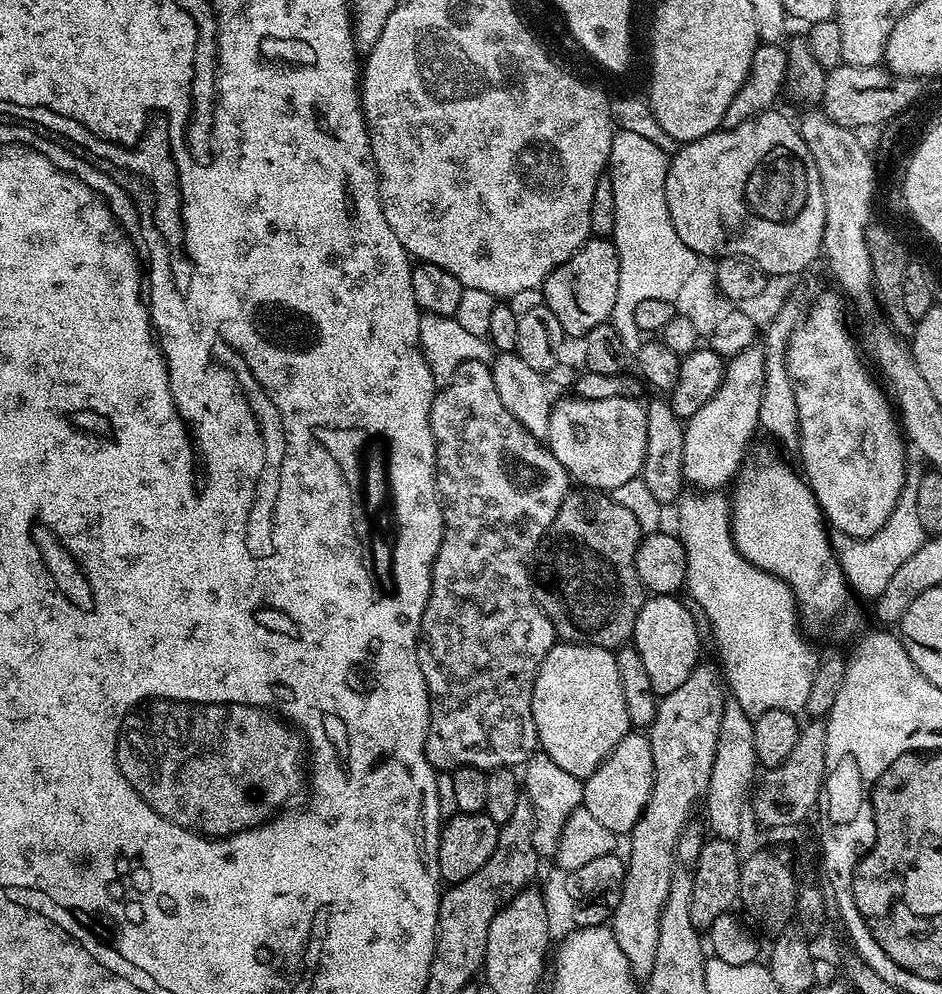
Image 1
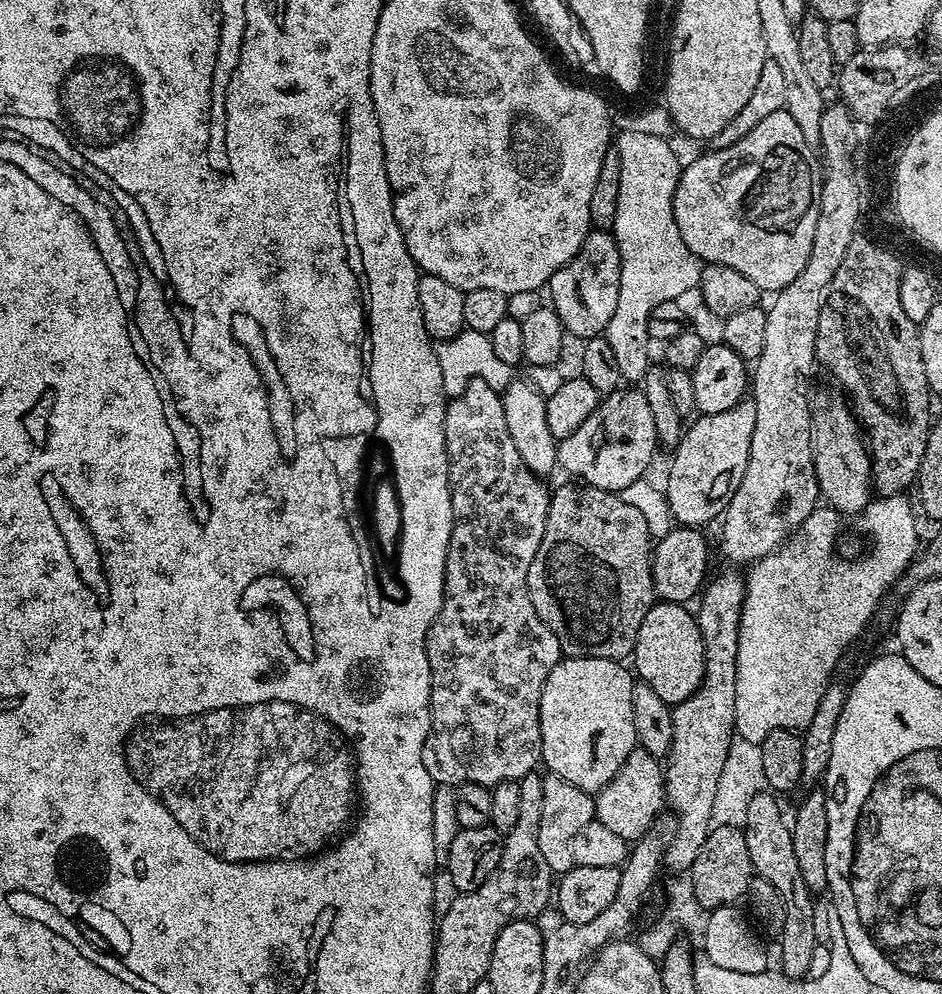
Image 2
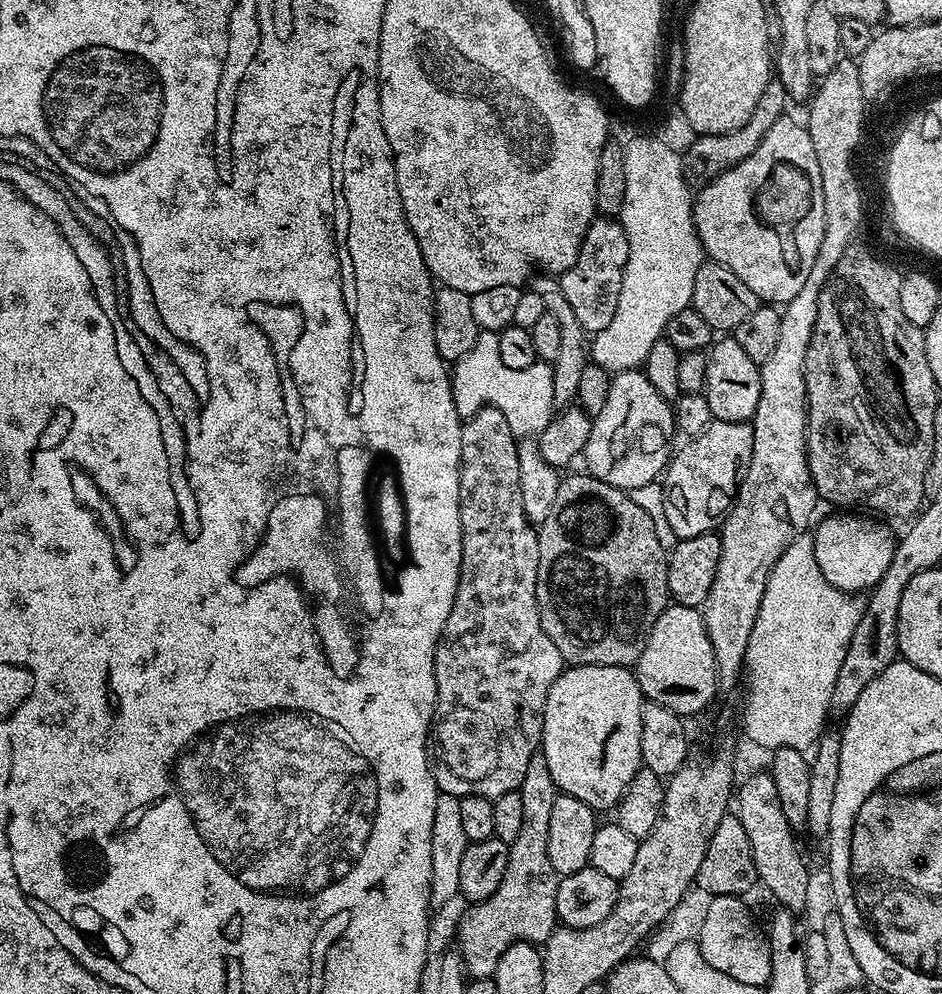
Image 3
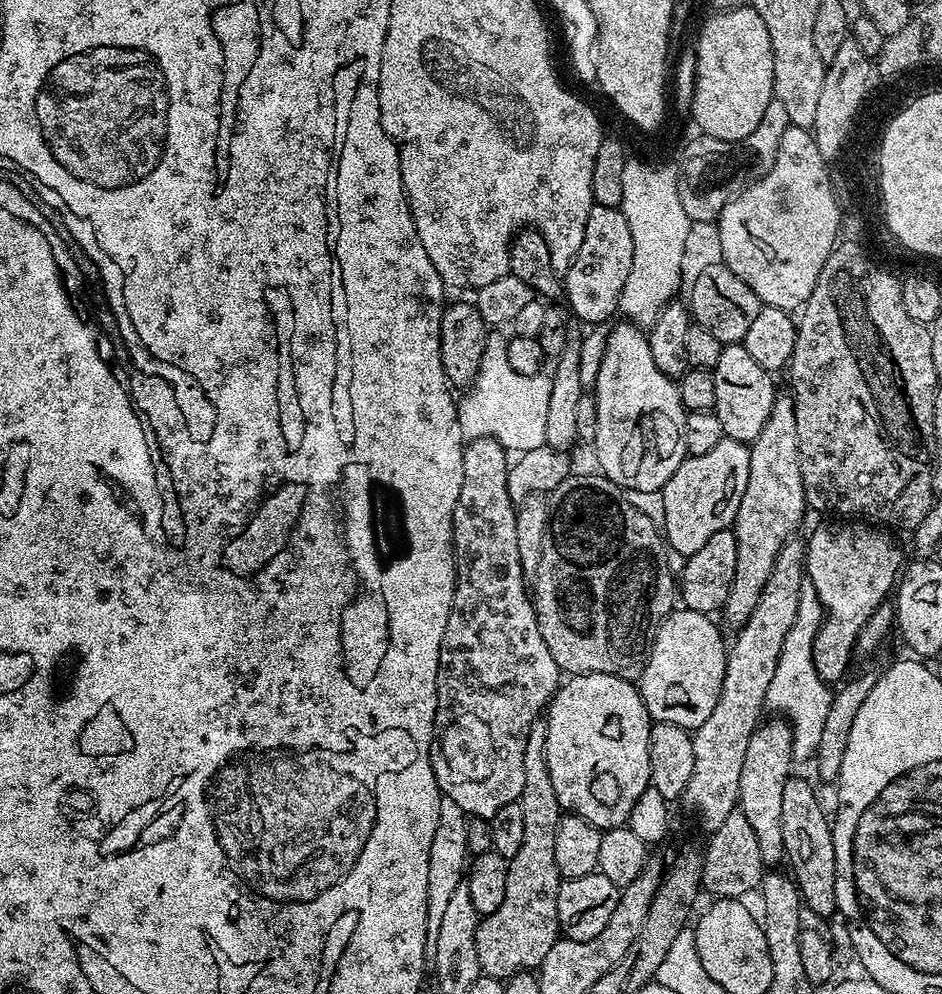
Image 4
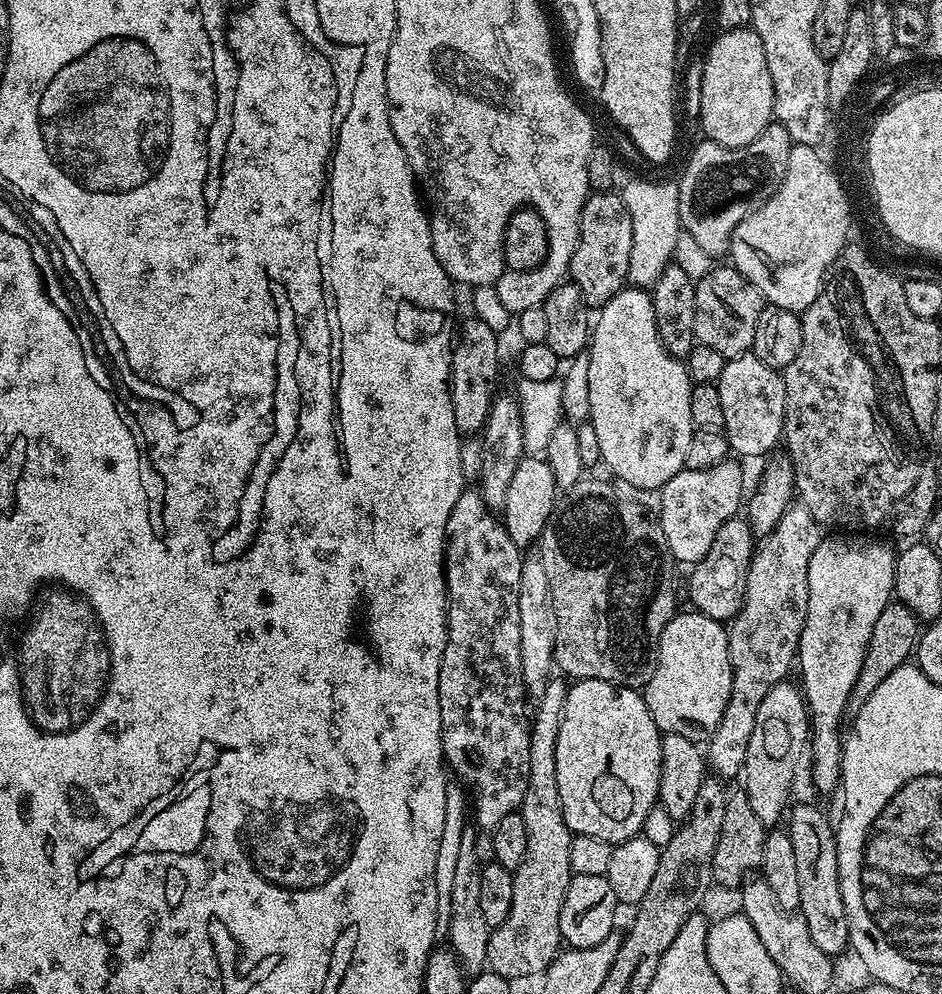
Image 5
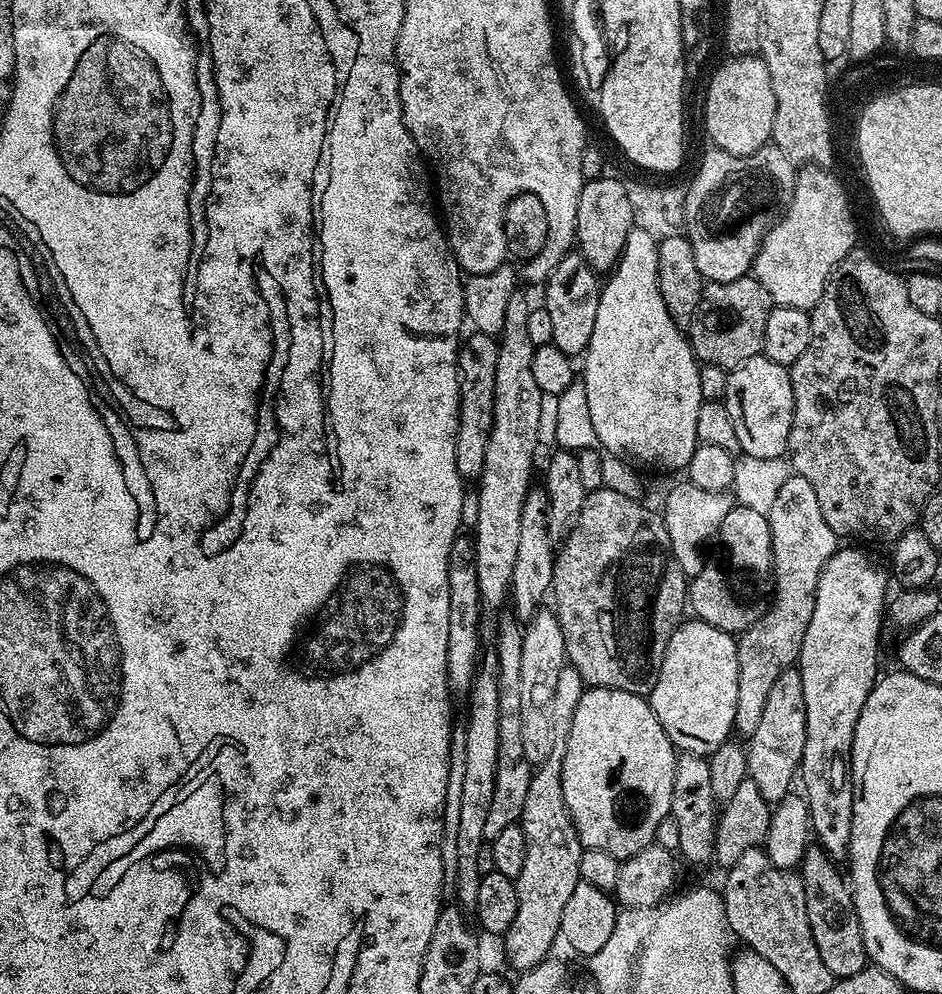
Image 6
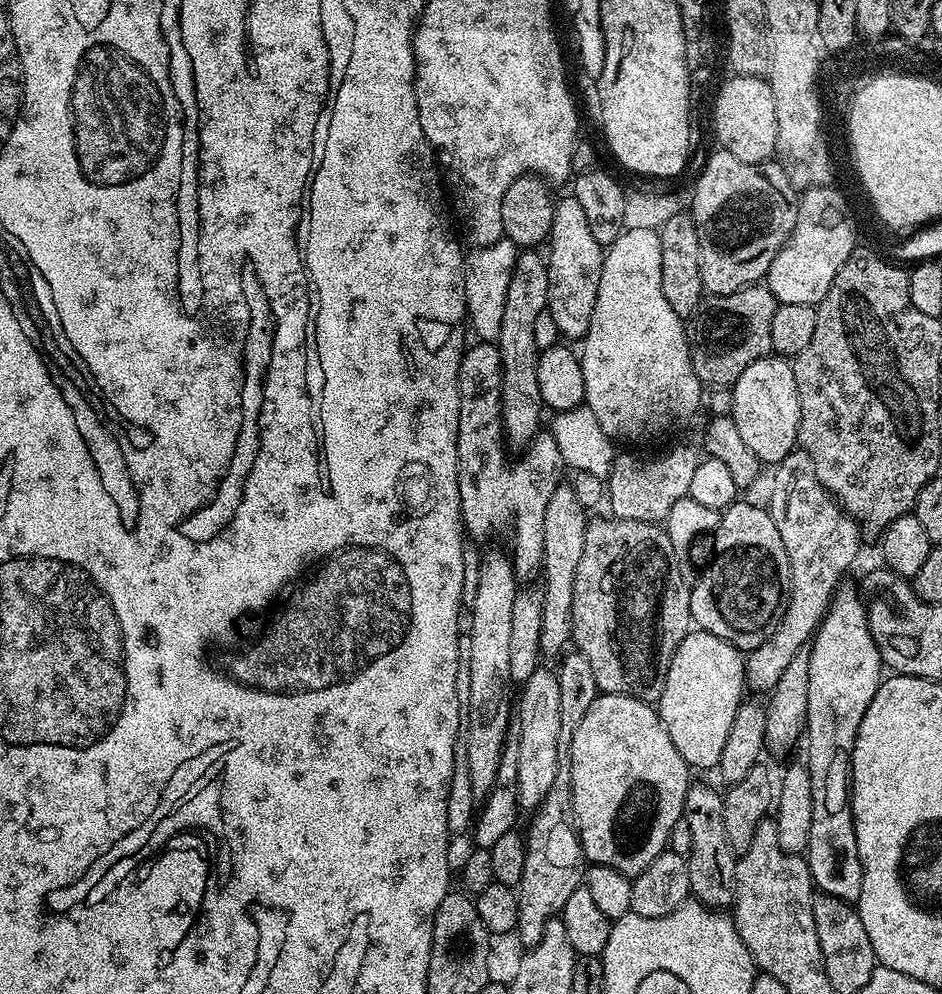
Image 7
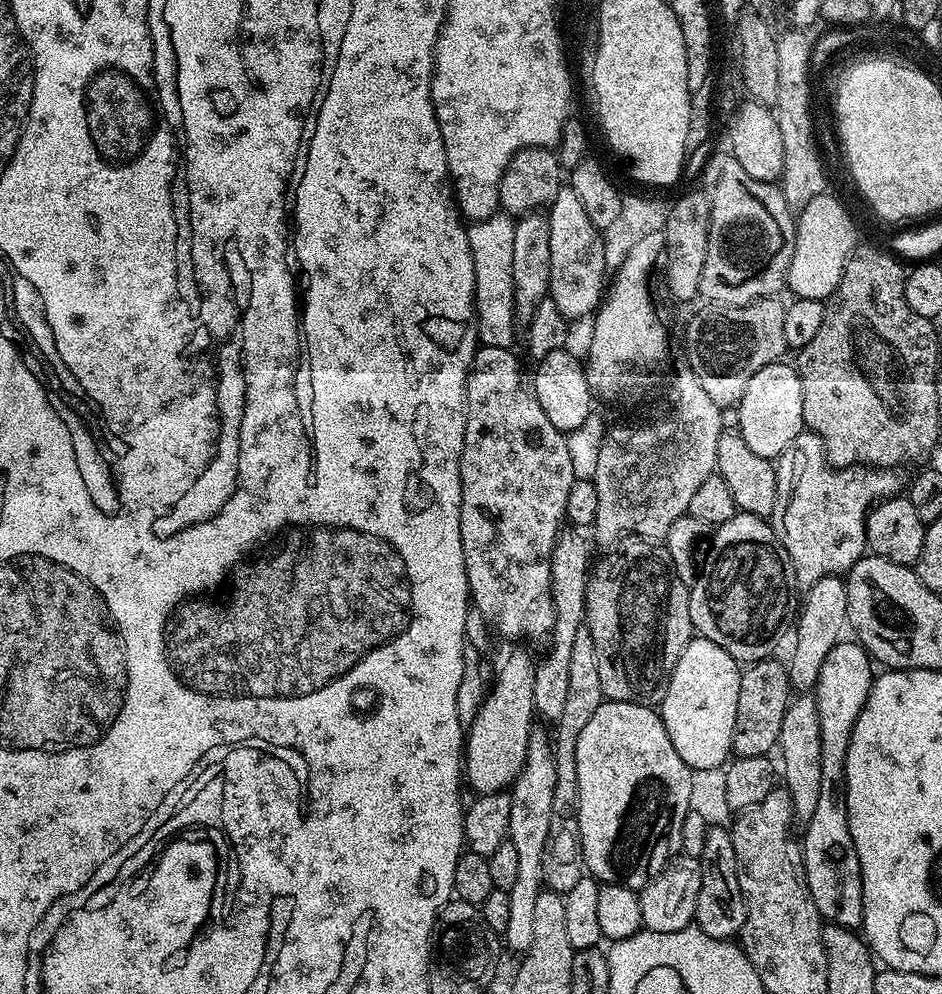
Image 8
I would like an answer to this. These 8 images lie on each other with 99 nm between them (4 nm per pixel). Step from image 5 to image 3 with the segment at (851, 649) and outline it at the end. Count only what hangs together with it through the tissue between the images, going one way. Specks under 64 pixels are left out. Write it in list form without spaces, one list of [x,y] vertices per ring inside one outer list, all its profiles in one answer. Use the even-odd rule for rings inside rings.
[[[836,510],[833,513],[820,525],[817,523],[812,532],[818,570],[822,570],[826,582],[838,590],[853,594],[867,593],[876,587],[882,574],[886,574],[886,566],[890,566],[890,558],[894,558],[897,533],[892,533],[886,525],[879,524],[884,522],[868,514],[857,514],[852,510]]]

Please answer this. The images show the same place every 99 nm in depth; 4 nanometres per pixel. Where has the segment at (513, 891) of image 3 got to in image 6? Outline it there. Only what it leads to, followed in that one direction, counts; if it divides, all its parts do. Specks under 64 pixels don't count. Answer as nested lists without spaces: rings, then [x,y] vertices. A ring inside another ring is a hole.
[[[565,663],[558,673],[558,683],[554,689],[554,702],[550,704],[550,722],[554,730],[554,746],[546,757],[546,762],[535,765],[530,778],[530,790],[526,790],[526,806],[522,806],[519,826],[526,834],[526,863],[522,874],[518,874],[518,914],[510,922],[508,931],[502,937],[504,956],[516,970],[533,968],[538,962],[549,959],[552,947],[560,936],[562,909],[570,899],[574,886],[580,878],[580,853],[582,845],[576,836],[562,798],[562,762],[566,758],[566,738],[570,734],[570,722],[574,722],[574,710],[586,691],[582,674],[574,666]]]

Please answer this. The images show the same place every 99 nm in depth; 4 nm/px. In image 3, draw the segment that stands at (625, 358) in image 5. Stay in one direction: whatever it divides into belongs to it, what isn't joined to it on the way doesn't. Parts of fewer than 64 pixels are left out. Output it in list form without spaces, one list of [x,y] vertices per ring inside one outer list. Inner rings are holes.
[[[620,370],[611,377],[612,385],[606,394],[606,406],[602,406],[602,414],[592,420],[592,429],[588,439],[584,441],[582,461],[591,475],[597,476],[615,488],[629,490],[641,488],[653,483],[668,467],[670,448],[668,443],[674,437],[673,405],[666,397],[650,384],[643,370]]]

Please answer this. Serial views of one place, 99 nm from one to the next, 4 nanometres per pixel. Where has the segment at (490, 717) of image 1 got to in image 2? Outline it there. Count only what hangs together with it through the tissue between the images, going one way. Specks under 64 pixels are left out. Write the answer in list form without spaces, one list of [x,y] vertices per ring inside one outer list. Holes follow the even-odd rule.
[[[472,380],[462,390],[462,394],[451,397],[447,401],[448,409],[444,419],[446,434],[446,450],[448,451],[448,485],[452,487],[452,533],[450,546],[446,554],[446,574],[444,575],[444,601],[442,610],[426,634],[426,658],[430,662],[432,675],[432,728],[424,743],[422,762],[430,774],[433,785],[457,785],[466,782],[478,782],[482,786],[492,788],[503,780],[519,782],[526,774],[537,771],[542,757],[542,730],[540,729],[540,703],[542,702],[542,686],[546,686],[546,678],[550,678],[550,670],[562,658],[558,638],[538,618],[534,610],[534,602],[530,602],[528,575],[530,562],[534,562],[534,554],[538,554],[538,546],[542,542],[542,534],[546,530],[546,514],[550,488],[545,481],[536,476],[522,460],[518,446],[514,446],[514,438],[510,438],[510,430],[506,426],[506,414],[501,393],[492,388],[484,380]]]

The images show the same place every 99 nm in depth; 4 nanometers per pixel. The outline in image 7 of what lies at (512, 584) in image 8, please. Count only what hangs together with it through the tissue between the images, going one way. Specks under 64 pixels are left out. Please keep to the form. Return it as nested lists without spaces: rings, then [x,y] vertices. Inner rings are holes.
[[[492,342],[469,343],[464,350],[458,370],[458,438],[456,439],[456,473],[458,474],[458,498],[460,499],[460,519],[462,528],[473,541],[483,542],[495,532],[512,531],[512,567],[517,577],[532,576],[541,571],[544,555],[542,554],[542,522],[546,522],[546,506],[550,494],[562,482],[560,476],[566,472],[561,451],[551,431],[541,430],[528,444],[528,468],[508,468],[508,456],[504,453],[504,423],[500,413],[500,391],[502,390],[502,358],[499,347]]]

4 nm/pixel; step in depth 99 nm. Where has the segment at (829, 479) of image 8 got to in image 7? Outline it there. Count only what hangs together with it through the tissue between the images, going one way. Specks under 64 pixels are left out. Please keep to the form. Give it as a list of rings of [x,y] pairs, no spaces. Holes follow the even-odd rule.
[[[794,450],[781,464],[775,465],[772,476],[772,504],[770,511],[774,522],[778,526],[778,534],[782,534],[782,546],[786,546],[786,558],[790,558],[790,598],[786,606],[786,614],[782,614],[782,622],[778,622],[778,630],[762,642],[752,652],[747,653],[744,661],[744,682],[749,689],[752,688],[761,694],[771,692],[774,686],[778,686],[778,678],[782,678],[782,670],[790,663],[790,658],[798,654],[798,650],[805,647],[816,635],[816,629],[820,627],[820,621],[824,618],[832,597],[838,591],[841,583],[840,575],[851,566],[860,552],[860,540],[862,533],[852,517],[845,514],[843,508],[833,500],[831,494],[818,482],[814,474],[814,464],[802,450]]]

